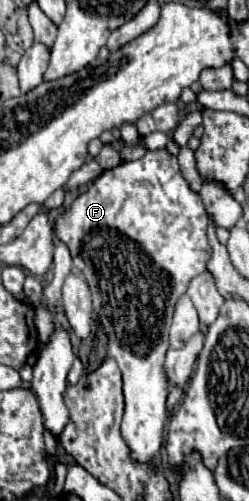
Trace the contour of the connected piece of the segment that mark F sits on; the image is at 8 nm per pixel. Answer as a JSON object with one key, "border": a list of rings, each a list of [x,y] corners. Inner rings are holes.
{"border":[[[166,149],[146,151],[146,155],[142,159],[138,159],[138,161],[122,163],[122,165],[114,167],[114,169],[102,171],[102,175],[96,177],[94,183],[82,195],[78,195],[78,199],[74,199],[74,203],[68,209],[64,209],[64,213],[56,221],[56,235],[58,235],[58,239],[62,239],[68,245],[76,269],[84,275],[84,279],[90,285],[94,309],[96,309],[96,313],[100,317],[100,323],[102,323],[106,335],[108,335],[108,353],[110,353],[110,357],[114,357],[118,361],[118,367],[122,371],[122,377],[124,377],[122,437],[124,437],[126,445],[132,451],[130,453],[132,459],[138,461],[138,463],[152,463],[156,459],[160,447],[162,447],[162,441],[164,441],[162,435],[164,435],[164,423],[166,423],[166,395],[168,395],[168,385],[166,385],[168,381],[166,381],[166,375],[164,375],[164,357],[166,357],[166,351],[168,351],[168,331],[170,331],[170,325],[172,325],[172,315],[174,315],[174,307],[176,307],[178,297],[186,293],[190,279],[194,279],[202,271],[206,271],[206,263],[208,263],[208,259],[212,255],[212,249],[210,249],[208,239],[206,239],[206,227],[208,227],[208,215],[204,211],[204,203],[202,203],[200,195],[194,193],[188,187],[186,179],[180,173],[178,159],[174,155],[170,155]]]}

